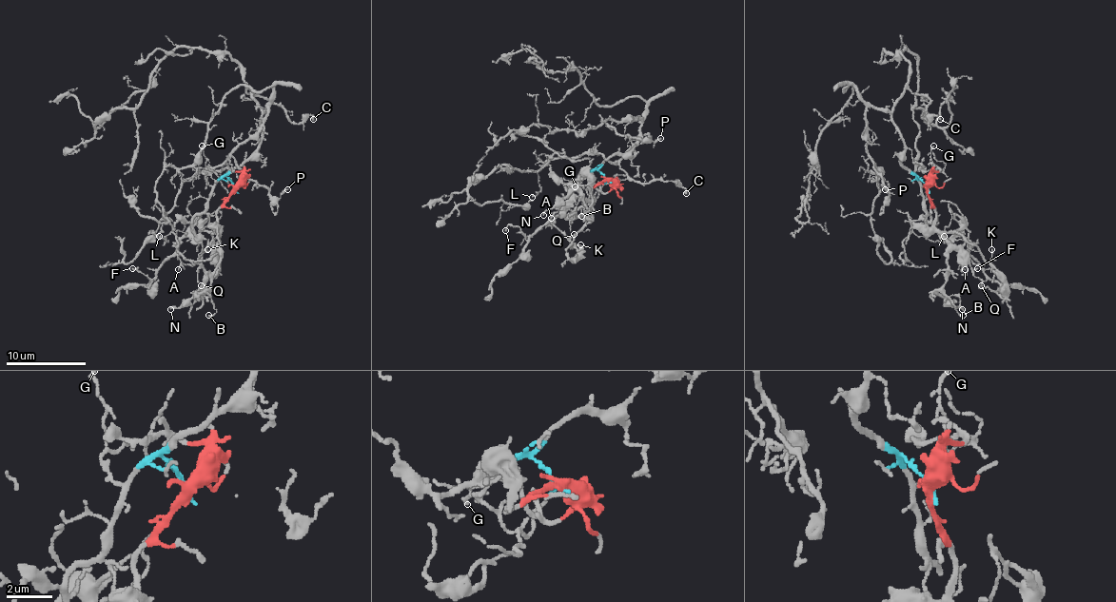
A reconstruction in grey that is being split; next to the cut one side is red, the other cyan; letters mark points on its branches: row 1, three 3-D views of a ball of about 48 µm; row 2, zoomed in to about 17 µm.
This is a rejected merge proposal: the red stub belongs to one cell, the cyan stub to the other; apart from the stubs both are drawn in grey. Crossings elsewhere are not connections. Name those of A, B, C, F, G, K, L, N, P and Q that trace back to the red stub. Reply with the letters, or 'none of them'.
A, B, F, K, N, Q

